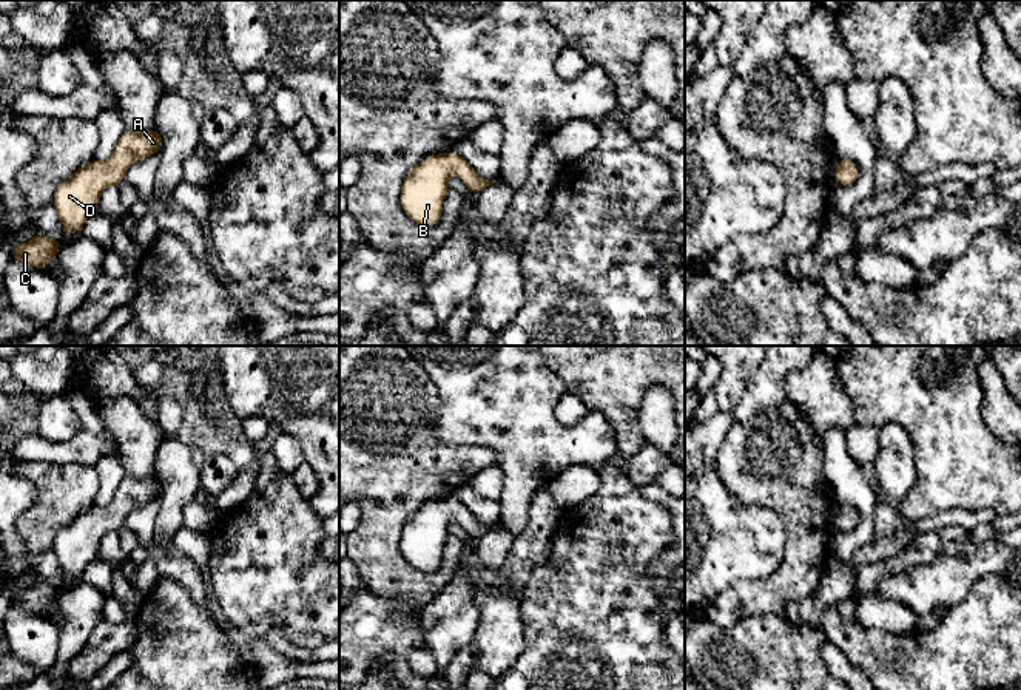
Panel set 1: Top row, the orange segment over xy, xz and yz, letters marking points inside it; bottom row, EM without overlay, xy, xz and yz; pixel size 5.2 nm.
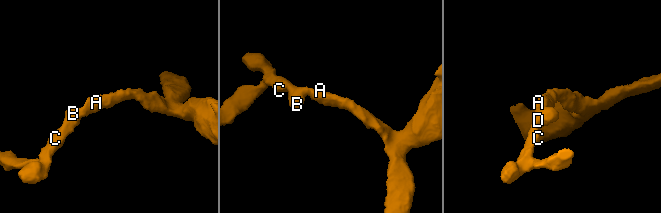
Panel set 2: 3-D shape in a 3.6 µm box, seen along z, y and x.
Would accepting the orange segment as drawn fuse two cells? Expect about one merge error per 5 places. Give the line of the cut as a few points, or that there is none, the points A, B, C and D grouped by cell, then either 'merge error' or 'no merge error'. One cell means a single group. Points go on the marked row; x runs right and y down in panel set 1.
no cut; A B C D; no merge error

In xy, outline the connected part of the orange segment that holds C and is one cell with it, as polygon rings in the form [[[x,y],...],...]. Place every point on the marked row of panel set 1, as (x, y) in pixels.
[[[39,233],[35,238],[25,244],[12,245],[11,259],[19,259],[25,266],[46,270],[48,264],[56,259],[57,250],[60,247],[60,241]]]

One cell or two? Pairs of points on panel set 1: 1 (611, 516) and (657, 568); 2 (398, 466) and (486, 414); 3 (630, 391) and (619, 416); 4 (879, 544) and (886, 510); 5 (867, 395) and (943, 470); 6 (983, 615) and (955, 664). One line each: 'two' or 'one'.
1: two
2: two
3: one
4: one
5: one
6: one

